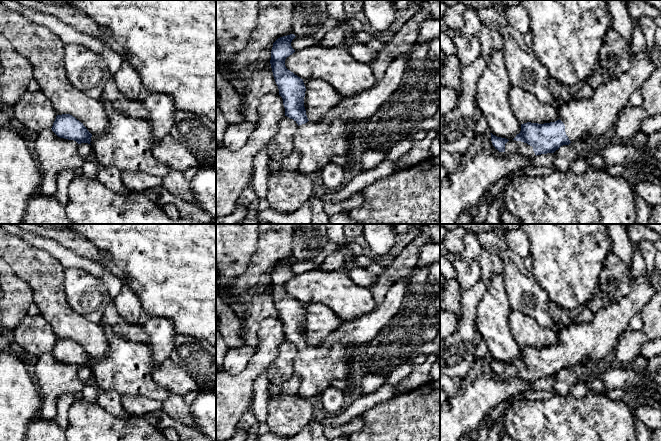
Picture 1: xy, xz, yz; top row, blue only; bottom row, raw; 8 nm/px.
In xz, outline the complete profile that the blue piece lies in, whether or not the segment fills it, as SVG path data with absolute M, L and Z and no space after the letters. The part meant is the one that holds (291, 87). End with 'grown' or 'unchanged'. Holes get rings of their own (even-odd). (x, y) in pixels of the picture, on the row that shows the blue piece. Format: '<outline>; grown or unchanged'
M296 36L278 38L271 50L271 68L279 95L283 99L285 116L293 119L298 128L293 137L293 147L300 154L297 172L315 177L334 156L346 155L360 131L357 124L367 122L401 84L411 52L423 41L418 40L396 57L376 84L355 96L343 97L321 122L310 122L304 107L306 87L303 79L288 70L285 60L295 50L291 46Z; grown

